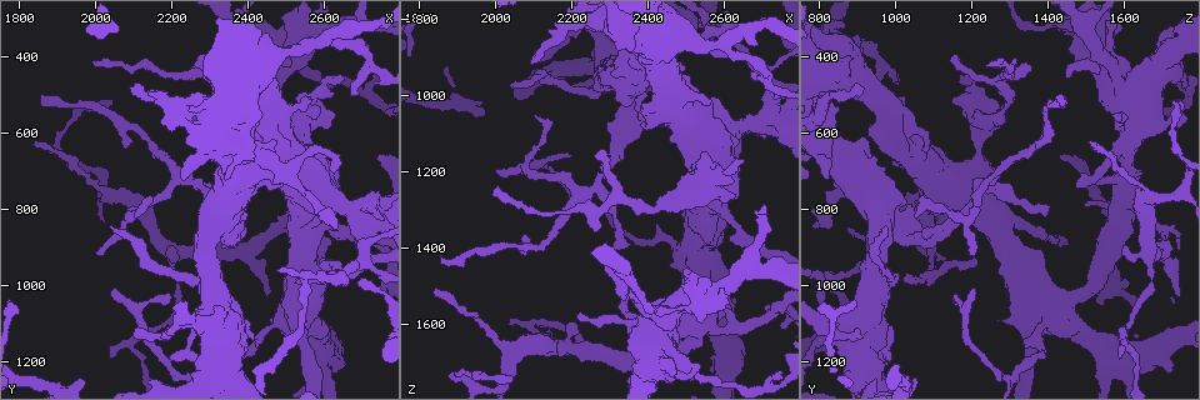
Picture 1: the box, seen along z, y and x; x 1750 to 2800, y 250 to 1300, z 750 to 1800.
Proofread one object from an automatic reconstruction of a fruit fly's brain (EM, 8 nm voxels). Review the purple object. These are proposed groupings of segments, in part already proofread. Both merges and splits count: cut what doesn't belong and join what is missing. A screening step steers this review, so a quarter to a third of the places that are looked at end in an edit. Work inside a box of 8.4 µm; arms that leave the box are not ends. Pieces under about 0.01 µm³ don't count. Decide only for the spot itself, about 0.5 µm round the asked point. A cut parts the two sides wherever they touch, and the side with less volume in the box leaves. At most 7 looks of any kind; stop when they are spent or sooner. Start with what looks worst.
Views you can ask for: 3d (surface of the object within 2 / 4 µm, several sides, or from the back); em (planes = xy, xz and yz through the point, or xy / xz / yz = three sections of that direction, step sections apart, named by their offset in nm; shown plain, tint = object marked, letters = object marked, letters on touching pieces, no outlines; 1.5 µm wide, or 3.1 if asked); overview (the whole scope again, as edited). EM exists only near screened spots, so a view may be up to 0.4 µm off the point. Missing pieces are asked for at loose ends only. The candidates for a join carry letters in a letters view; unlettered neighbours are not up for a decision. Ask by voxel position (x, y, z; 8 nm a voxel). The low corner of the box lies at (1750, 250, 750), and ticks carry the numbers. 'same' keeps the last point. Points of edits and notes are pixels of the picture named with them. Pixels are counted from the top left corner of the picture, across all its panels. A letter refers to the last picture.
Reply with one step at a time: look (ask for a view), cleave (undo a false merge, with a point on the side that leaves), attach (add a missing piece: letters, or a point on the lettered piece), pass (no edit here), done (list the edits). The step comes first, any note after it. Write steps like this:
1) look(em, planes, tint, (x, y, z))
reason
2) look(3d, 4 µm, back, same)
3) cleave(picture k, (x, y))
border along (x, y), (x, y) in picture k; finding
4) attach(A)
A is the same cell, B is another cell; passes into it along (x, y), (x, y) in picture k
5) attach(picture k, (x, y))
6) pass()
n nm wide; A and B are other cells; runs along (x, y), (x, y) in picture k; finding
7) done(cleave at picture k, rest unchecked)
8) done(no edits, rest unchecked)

look(3d, 2 µm, back, (2005, 415, 1235))
free end

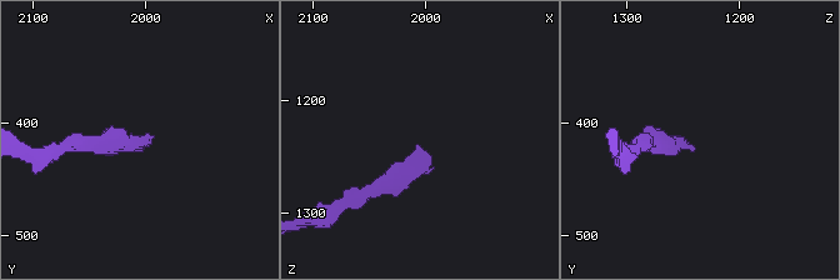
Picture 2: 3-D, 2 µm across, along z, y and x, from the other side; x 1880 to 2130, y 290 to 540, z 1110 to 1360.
look(em, planes, tint, (2006, 420, 1240))

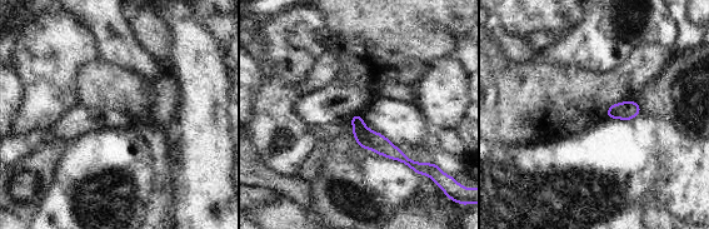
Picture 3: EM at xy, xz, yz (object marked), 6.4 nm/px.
look(em, planes, letters, same)
see the neighbours

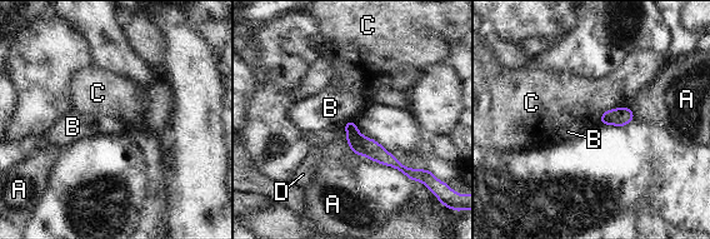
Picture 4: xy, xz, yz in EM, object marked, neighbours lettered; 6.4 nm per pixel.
pass()
A, B, C and D are other cells; runs along (348, 127), (366, 147), (405, 170) in picture 4; no lettered piece goes on from it

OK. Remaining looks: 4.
look(3d, 2 µm, (2285, 385, 1160))
branch stops here

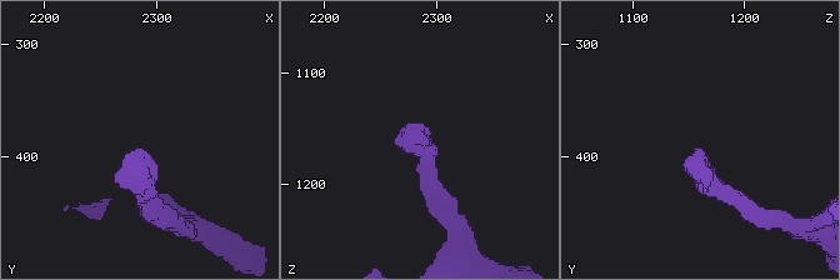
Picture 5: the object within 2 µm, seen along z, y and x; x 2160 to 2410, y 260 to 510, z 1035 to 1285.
look(em, planes, plain, (2286, 390, 1154))
need the tissue

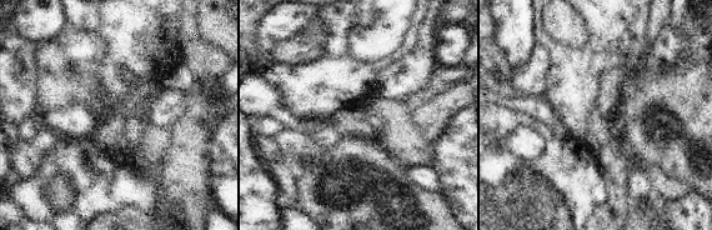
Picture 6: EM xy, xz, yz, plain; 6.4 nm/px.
look(em, planes, letters, same)
see the neighbours

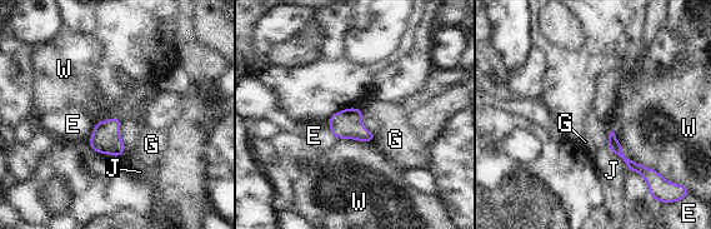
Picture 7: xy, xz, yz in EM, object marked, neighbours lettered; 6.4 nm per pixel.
pass()
E, G, J and W are other cells; border along (611, 130), (629, 158), (659, 172) in picture 7; none of them fits

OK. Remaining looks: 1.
done(no edits, rest unchecked)

